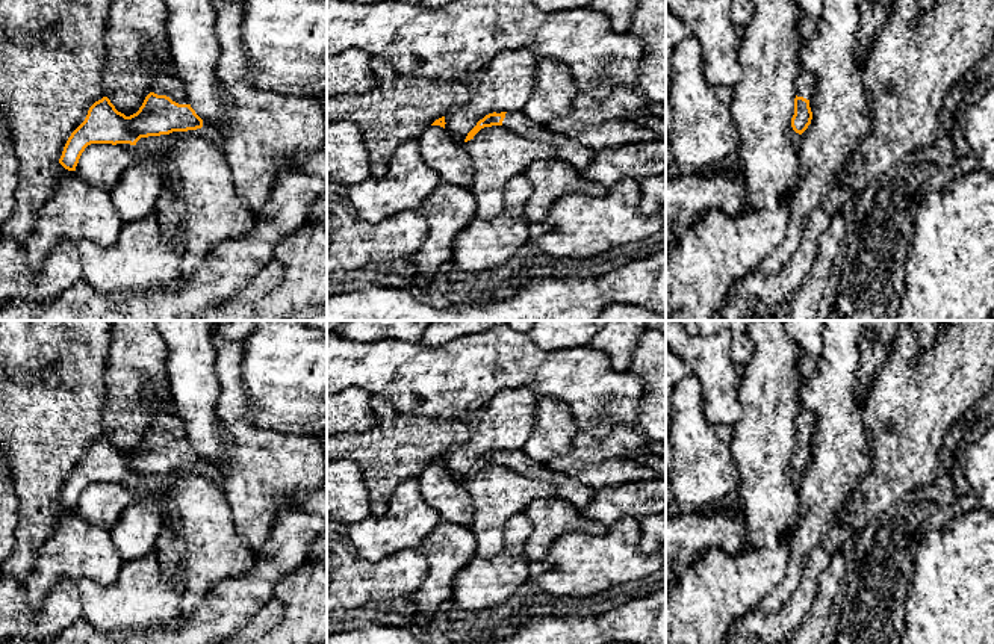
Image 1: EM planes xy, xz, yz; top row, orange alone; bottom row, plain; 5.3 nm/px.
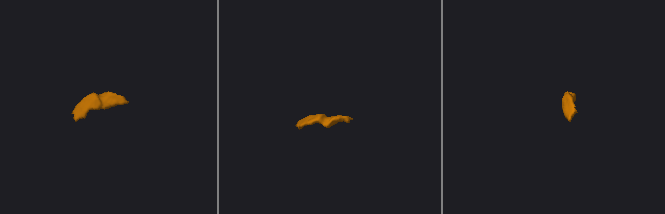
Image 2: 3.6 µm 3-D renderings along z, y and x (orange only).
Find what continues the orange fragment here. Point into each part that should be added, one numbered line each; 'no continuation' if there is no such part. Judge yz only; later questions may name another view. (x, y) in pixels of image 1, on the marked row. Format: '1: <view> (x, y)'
1: yz (805, 82)

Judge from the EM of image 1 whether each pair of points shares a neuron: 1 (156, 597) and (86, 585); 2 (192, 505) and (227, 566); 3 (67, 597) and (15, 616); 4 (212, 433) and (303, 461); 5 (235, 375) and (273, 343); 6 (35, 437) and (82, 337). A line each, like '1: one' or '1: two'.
1: one
2: one
3: one
4: two
5: two
6: one

